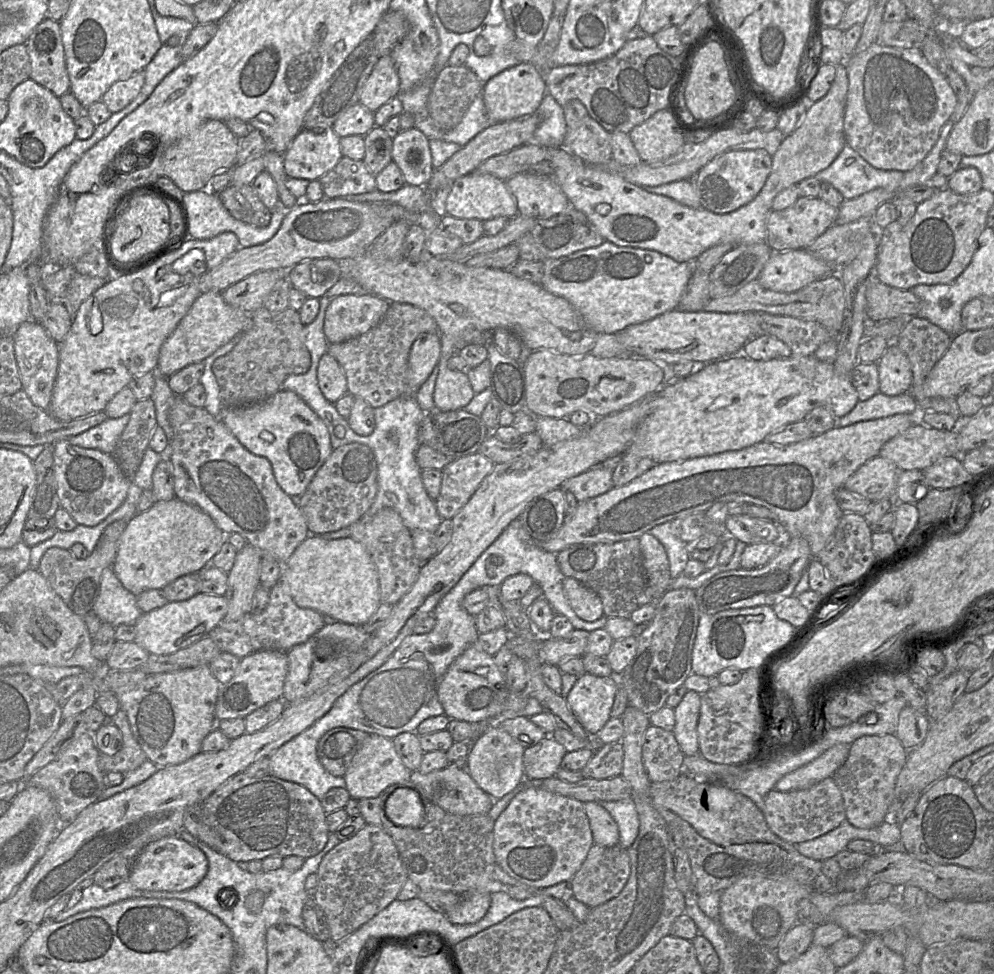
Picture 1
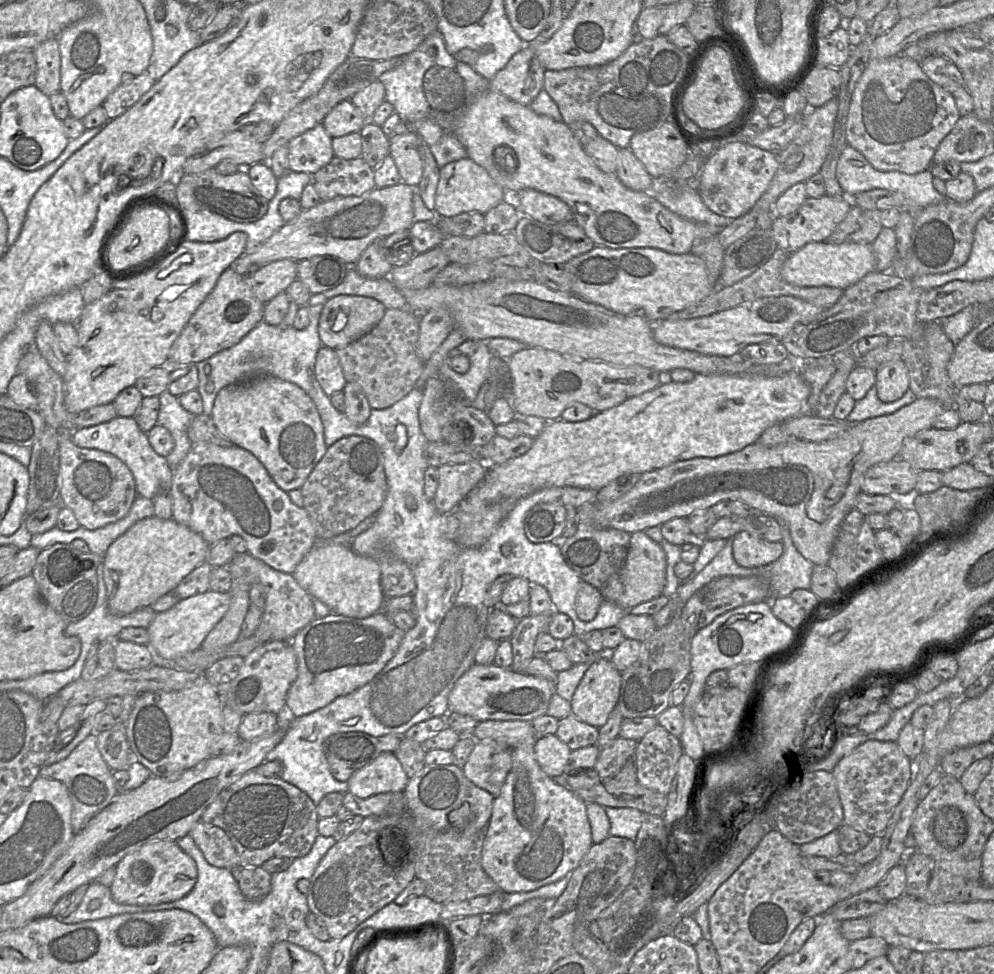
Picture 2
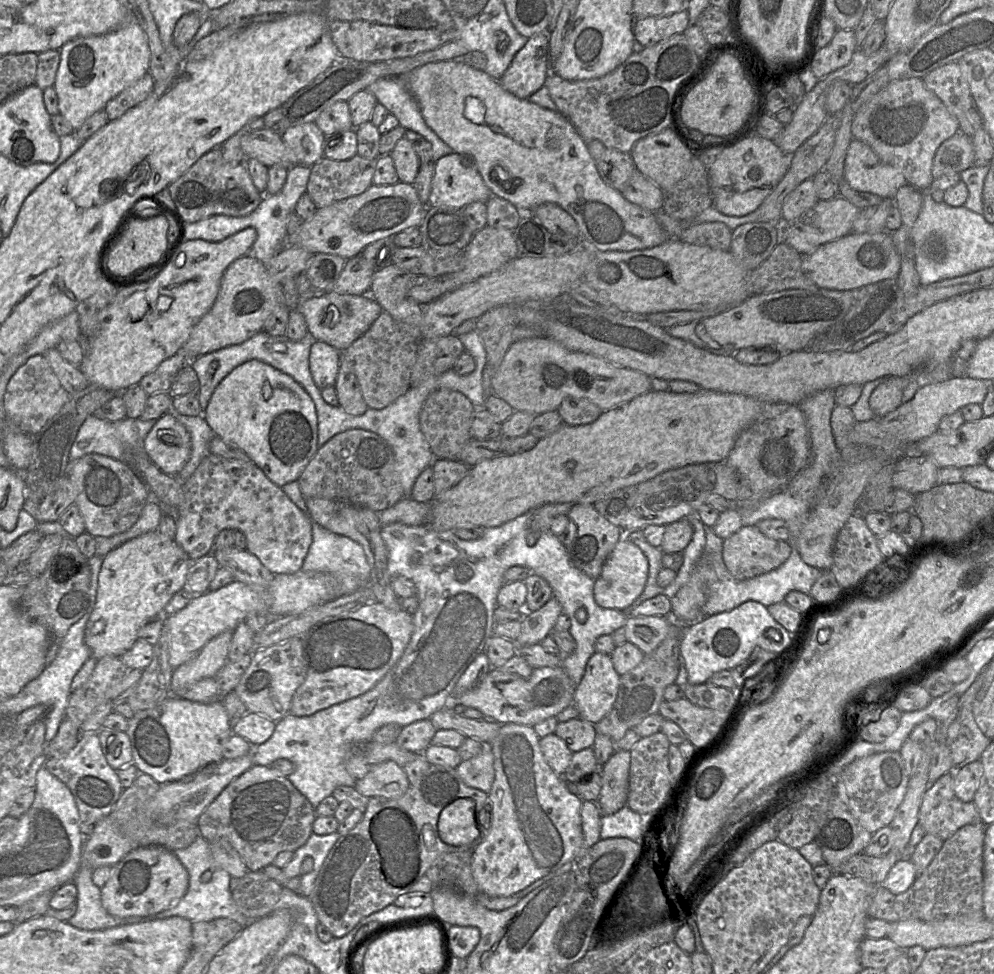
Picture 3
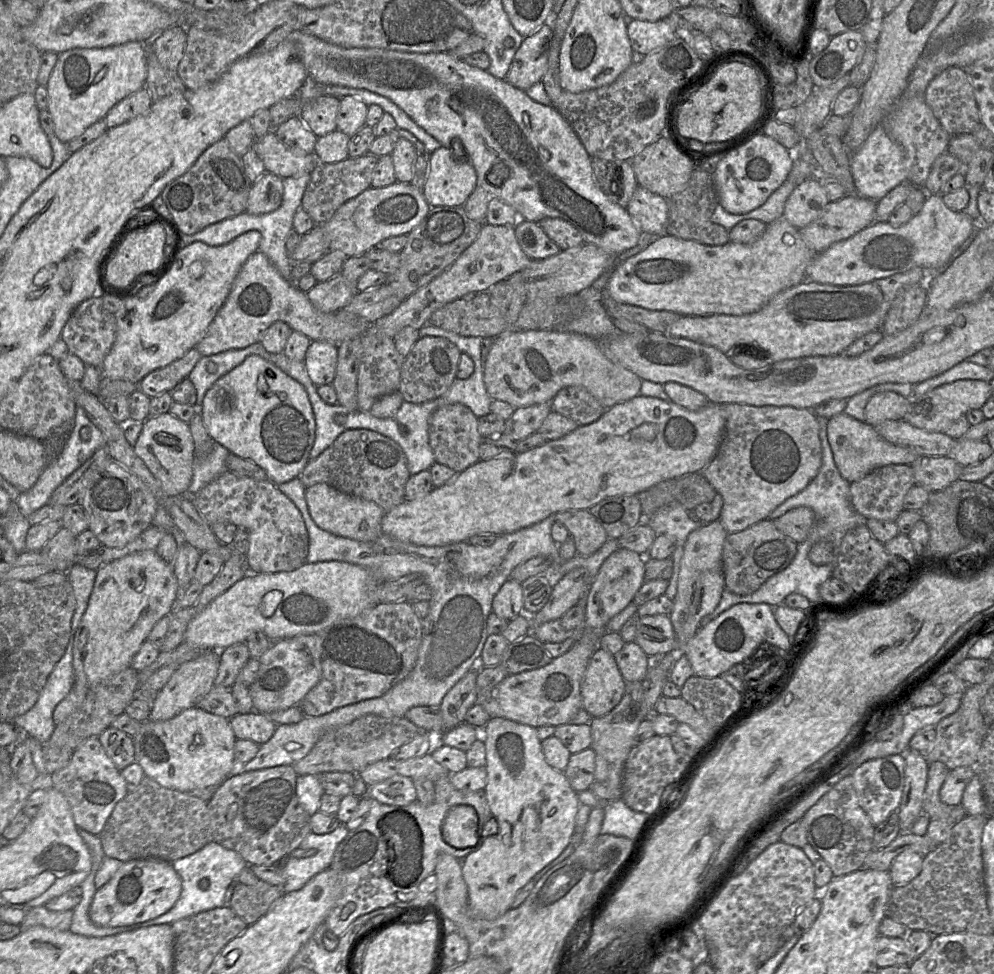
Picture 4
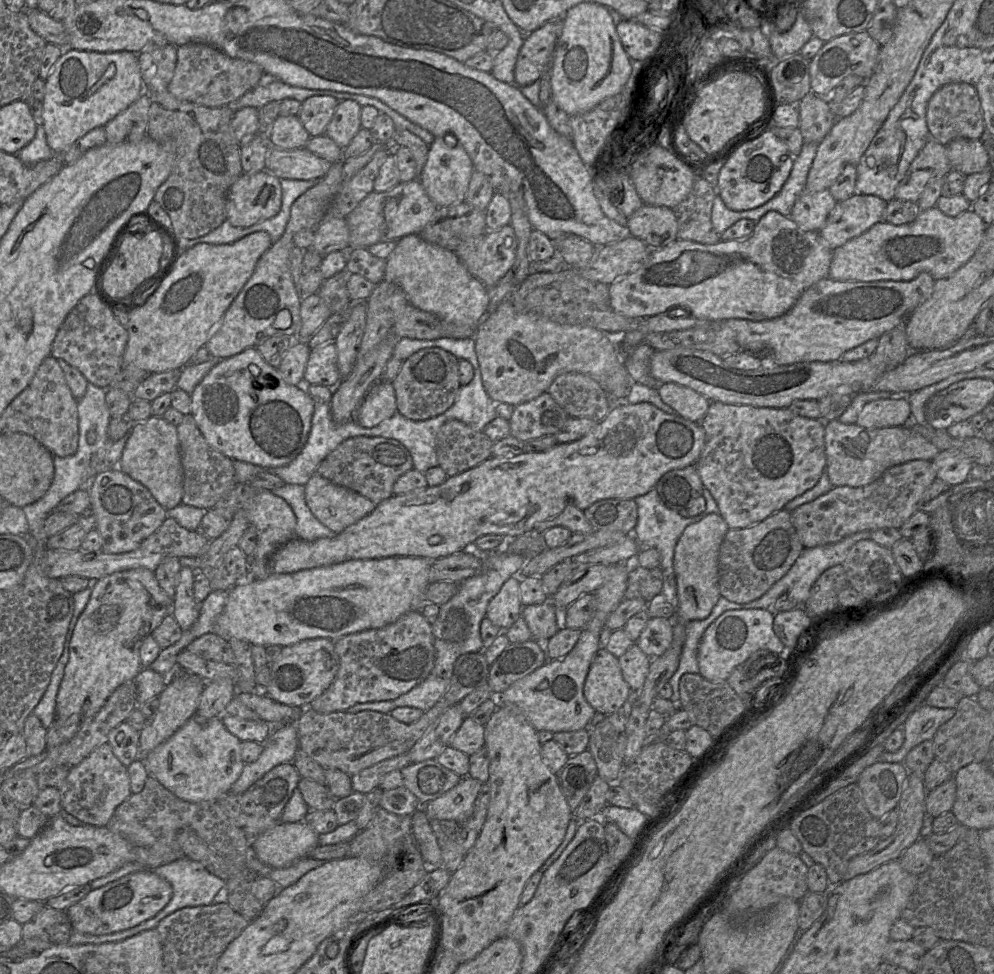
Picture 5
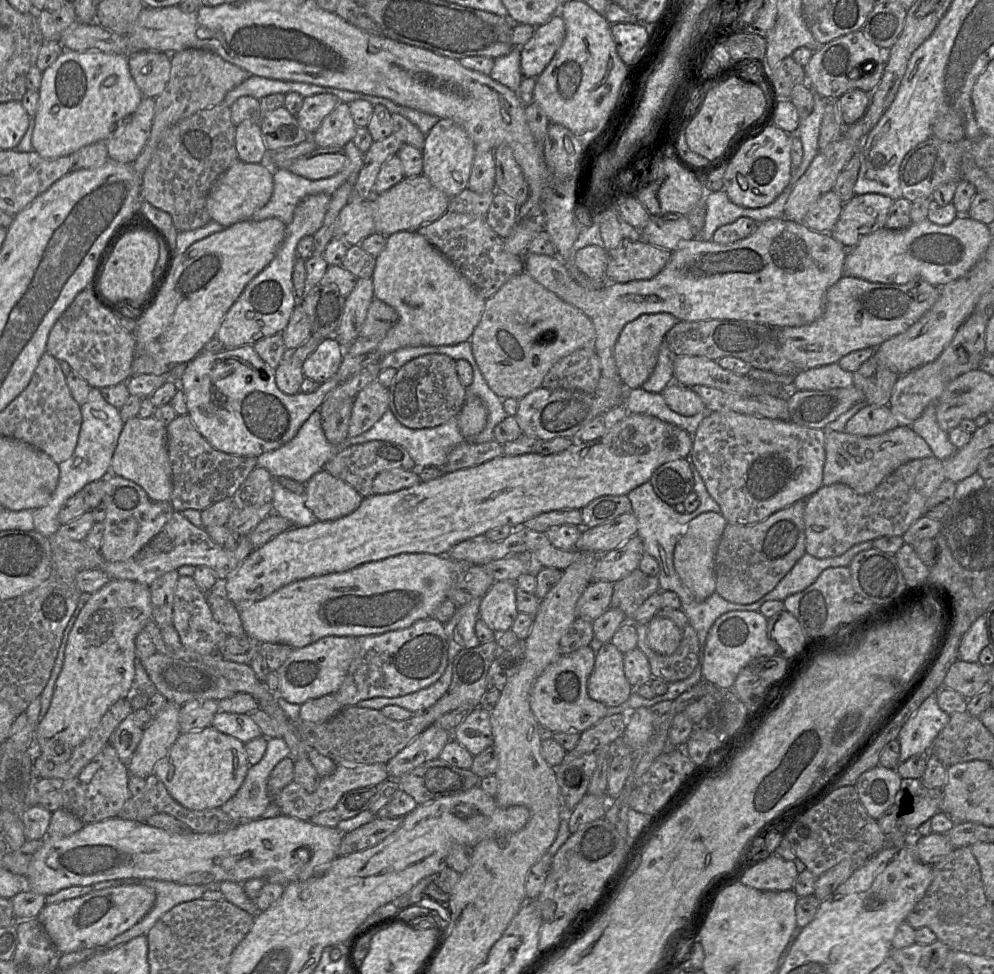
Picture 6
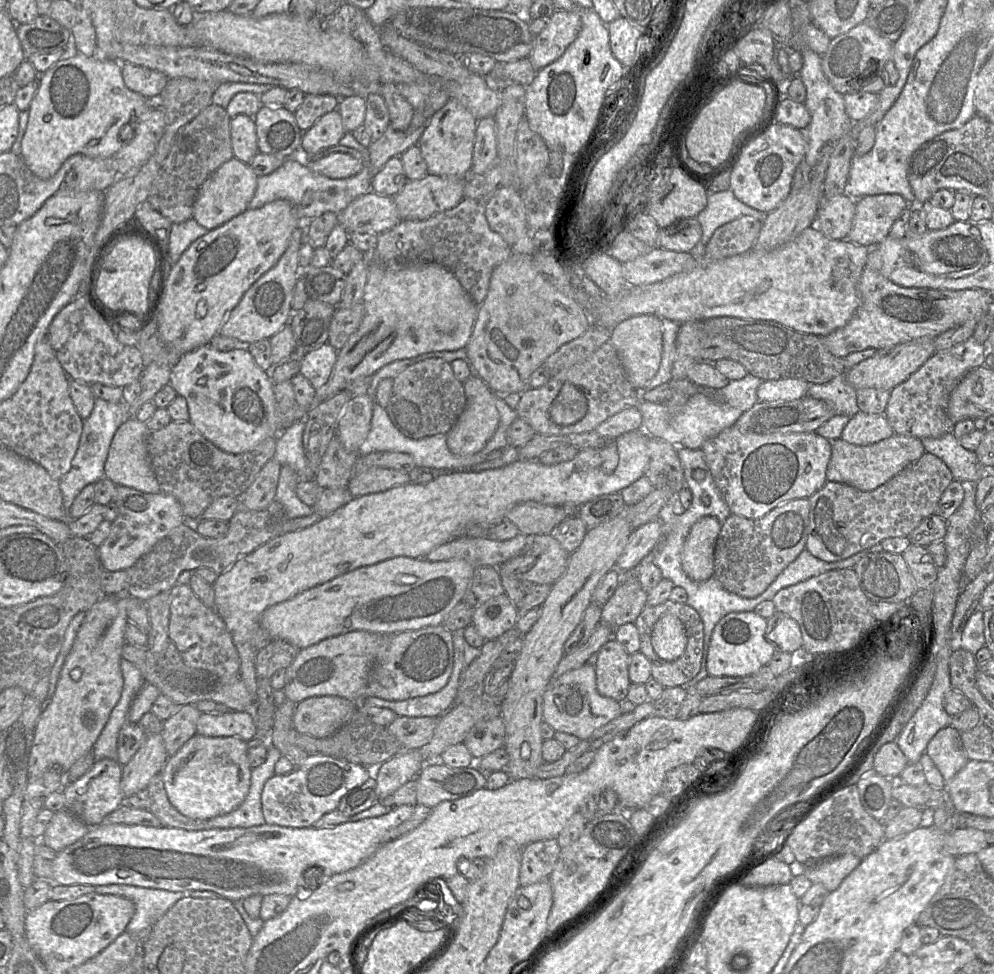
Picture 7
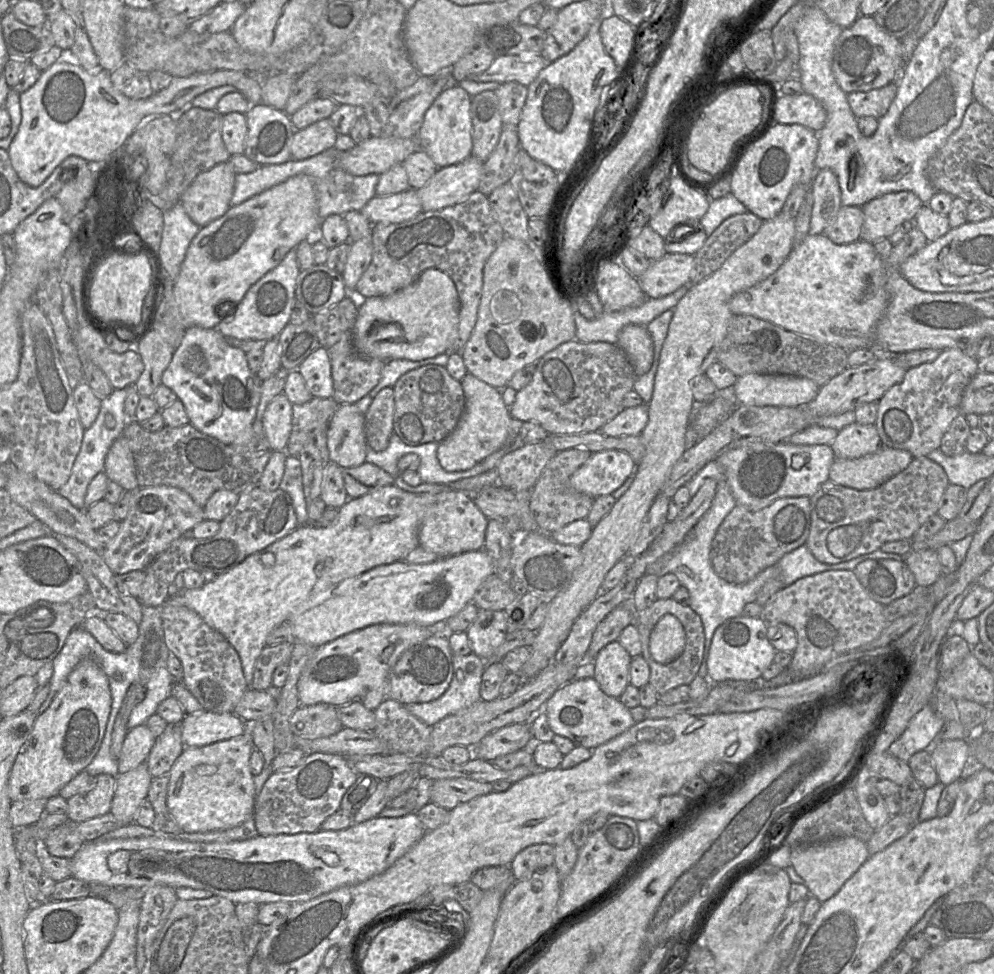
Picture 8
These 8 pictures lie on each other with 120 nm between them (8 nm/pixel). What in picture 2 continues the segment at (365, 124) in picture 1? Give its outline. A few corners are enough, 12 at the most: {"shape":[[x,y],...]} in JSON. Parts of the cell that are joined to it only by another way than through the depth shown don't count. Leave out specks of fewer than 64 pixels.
{"shape":[[351,100],[338,103],[321,123],[335,138],[359,132],[367,121]]}

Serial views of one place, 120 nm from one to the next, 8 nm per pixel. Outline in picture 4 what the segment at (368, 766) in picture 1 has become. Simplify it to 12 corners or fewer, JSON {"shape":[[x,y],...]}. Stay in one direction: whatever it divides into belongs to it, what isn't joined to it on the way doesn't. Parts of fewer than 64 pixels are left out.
{"shape":[[402,775],[368,786],[366,796],[392,806],[417,800]]}

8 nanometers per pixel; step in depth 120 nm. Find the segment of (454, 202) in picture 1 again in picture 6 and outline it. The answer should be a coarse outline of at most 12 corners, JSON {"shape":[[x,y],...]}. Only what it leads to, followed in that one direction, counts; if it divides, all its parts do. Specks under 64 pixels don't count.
{"shape":[[451,119],[425,135],[423,175],[449,198],[468,187],[475,143]]}

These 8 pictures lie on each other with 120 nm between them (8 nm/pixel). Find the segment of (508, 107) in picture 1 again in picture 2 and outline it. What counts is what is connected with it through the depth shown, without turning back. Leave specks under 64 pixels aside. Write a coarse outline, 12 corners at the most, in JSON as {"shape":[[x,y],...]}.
{"shape":[[525,45],[489,81],[489,88],[530,106],[545,71]]}

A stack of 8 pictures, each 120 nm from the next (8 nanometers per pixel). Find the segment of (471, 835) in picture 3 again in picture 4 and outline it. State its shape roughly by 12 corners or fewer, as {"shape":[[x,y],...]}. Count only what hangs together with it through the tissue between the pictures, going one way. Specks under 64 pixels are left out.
{"shape":[[458,805],[446,814],[442,837],[454,848],[478,843],[475,809]]}

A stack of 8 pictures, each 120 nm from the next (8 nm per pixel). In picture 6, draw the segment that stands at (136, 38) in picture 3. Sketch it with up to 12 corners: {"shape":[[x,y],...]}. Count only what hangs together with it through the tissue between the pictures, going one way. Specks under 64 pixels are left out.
{"shape":[[64,50],[42,71],[32,147],[106,141],[143,97],[127,56]]}

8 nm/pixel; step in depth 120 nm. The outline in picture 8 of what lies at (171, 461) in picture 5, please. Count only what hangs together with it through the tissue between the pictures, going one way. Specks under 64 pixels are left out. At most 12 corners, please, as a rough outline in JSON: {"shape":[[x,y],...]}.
{"shape":[[124,436],[109,448],[104,472],[128,491],[139,489]]}

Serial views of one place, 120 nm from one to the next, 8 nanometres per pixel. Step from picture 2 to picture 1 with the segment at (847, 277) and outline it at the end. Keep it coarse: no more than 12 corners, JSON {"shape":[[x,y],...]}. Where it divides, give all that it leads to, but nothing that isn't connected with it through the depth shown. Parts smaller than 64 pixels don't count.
{"shape":[[805,249],[773,252],[757,280],[795,292],[832,273]]}

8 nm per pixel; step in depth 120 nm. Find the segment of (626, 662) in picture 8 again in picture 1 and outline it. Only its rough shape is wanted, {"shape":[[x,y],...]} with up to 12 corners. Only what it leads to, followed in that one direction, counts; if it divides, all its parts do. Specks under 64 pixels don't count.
{"shape":[[583,674],[566,697],[591,737],[611,718],[618,677]]}

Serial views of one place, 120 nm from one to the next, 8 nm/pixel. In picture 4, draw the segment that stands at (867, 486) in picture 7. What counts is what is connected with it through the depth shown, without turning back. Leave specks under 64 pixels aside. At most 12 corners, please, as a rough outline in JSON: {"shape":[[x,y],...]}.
{"shape":[[844,412],[828,420],[835,465],[849,483],[922,457]]}

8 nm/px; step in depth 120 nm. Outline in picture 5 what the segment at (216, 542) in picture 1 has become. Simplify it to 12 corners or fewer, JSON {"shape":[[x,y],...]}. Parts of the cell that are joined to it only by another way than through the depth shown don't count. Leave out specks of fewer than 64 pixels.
{"shape":[[154,571],[93,581],[56,718],[95,715],[171,613]]}

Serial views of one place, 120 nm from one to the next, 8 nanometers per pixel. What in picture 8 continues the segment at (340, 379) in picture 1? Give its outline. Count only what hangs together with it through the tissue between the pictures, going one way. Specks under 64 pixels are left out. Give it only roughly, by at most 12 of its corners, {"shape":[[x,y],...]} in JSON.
{"shape":[[328,350],[313,351],[297,369],[313,397],[334,393]]}

